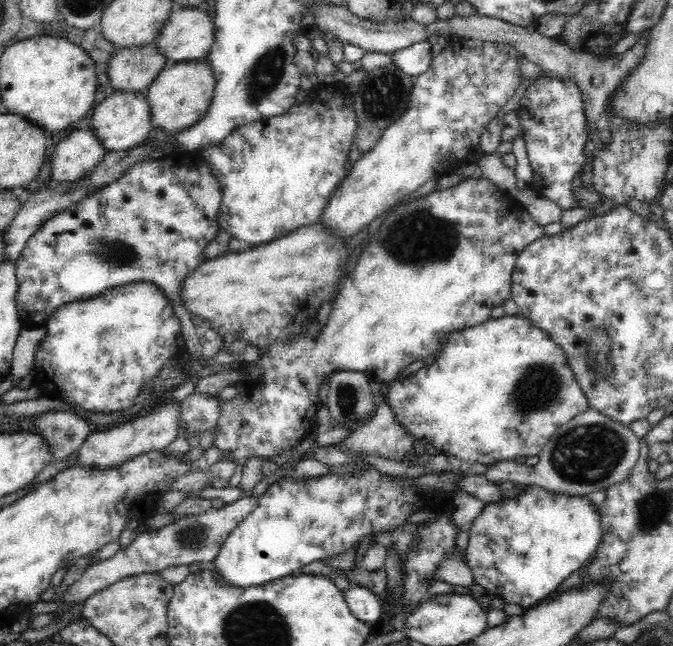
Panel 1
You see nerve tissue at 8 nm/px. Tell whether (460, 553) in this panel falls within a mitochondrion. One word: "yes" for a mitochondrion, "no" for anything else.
no

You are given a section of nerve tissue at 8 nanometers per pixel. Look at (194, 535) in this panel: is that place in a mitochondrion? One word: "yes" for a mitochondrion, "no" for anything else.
yes

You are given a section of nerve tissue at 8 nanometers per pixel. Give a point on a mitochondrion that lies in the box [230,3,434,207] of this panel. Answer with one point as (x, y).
(386, 100)

